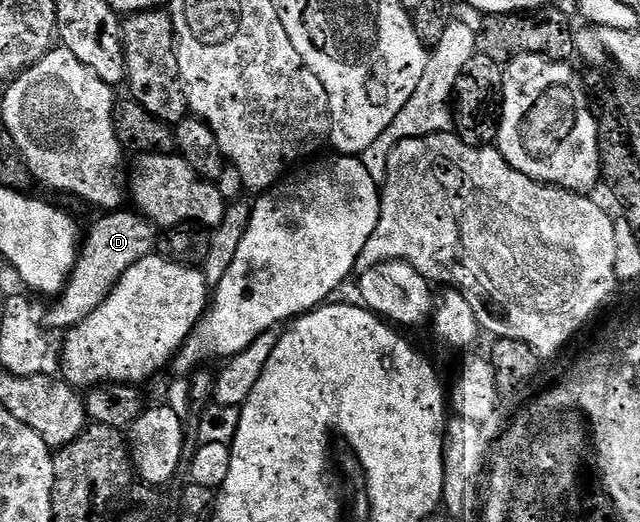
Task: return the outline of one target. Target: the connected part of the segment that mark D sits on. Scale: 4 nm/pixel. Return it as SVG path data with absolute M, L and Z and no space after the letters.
M115 211L100 216L103 218L93 222L88 233L86 230L81 241L79 262L71 273L71 279L67 282L66 289L58 294L56 301L59 302L51 310L46 310L45 321L52 330L66 331L82 323L92 311L101 307L101 303L105 303L113 287L135 263L141 263L156 252L155 240L159 237L158 231L160 232L156 222L138 211L123 212Z

